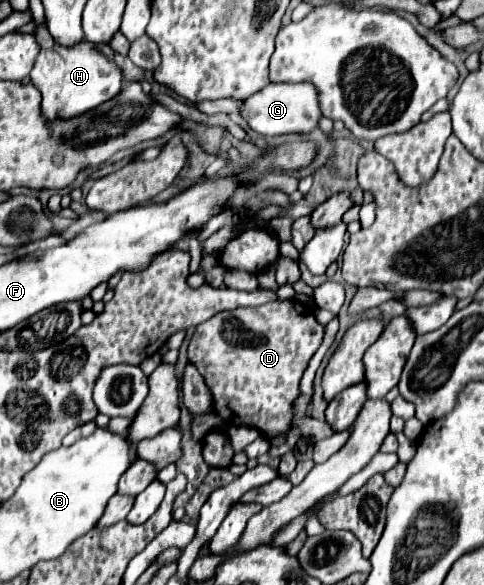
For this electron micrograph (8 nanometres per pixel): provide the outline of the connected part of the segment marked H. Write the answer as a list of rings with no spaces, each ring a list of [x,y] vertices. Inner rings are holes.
[[[45,26],[37,28],[37,38],[41,42],[41,54],[37,56],[37,62],[31,70],[31,84],[43,96],[41,114],[45,120],[77,118],[79,114],[101,106],[103,102],[115,98],[115,94],[121,92],[121,68],[115,62],[107,60],[103,54],[99,54],[91,42],[85,40],[73,48],[59,46],[53,42]]]

